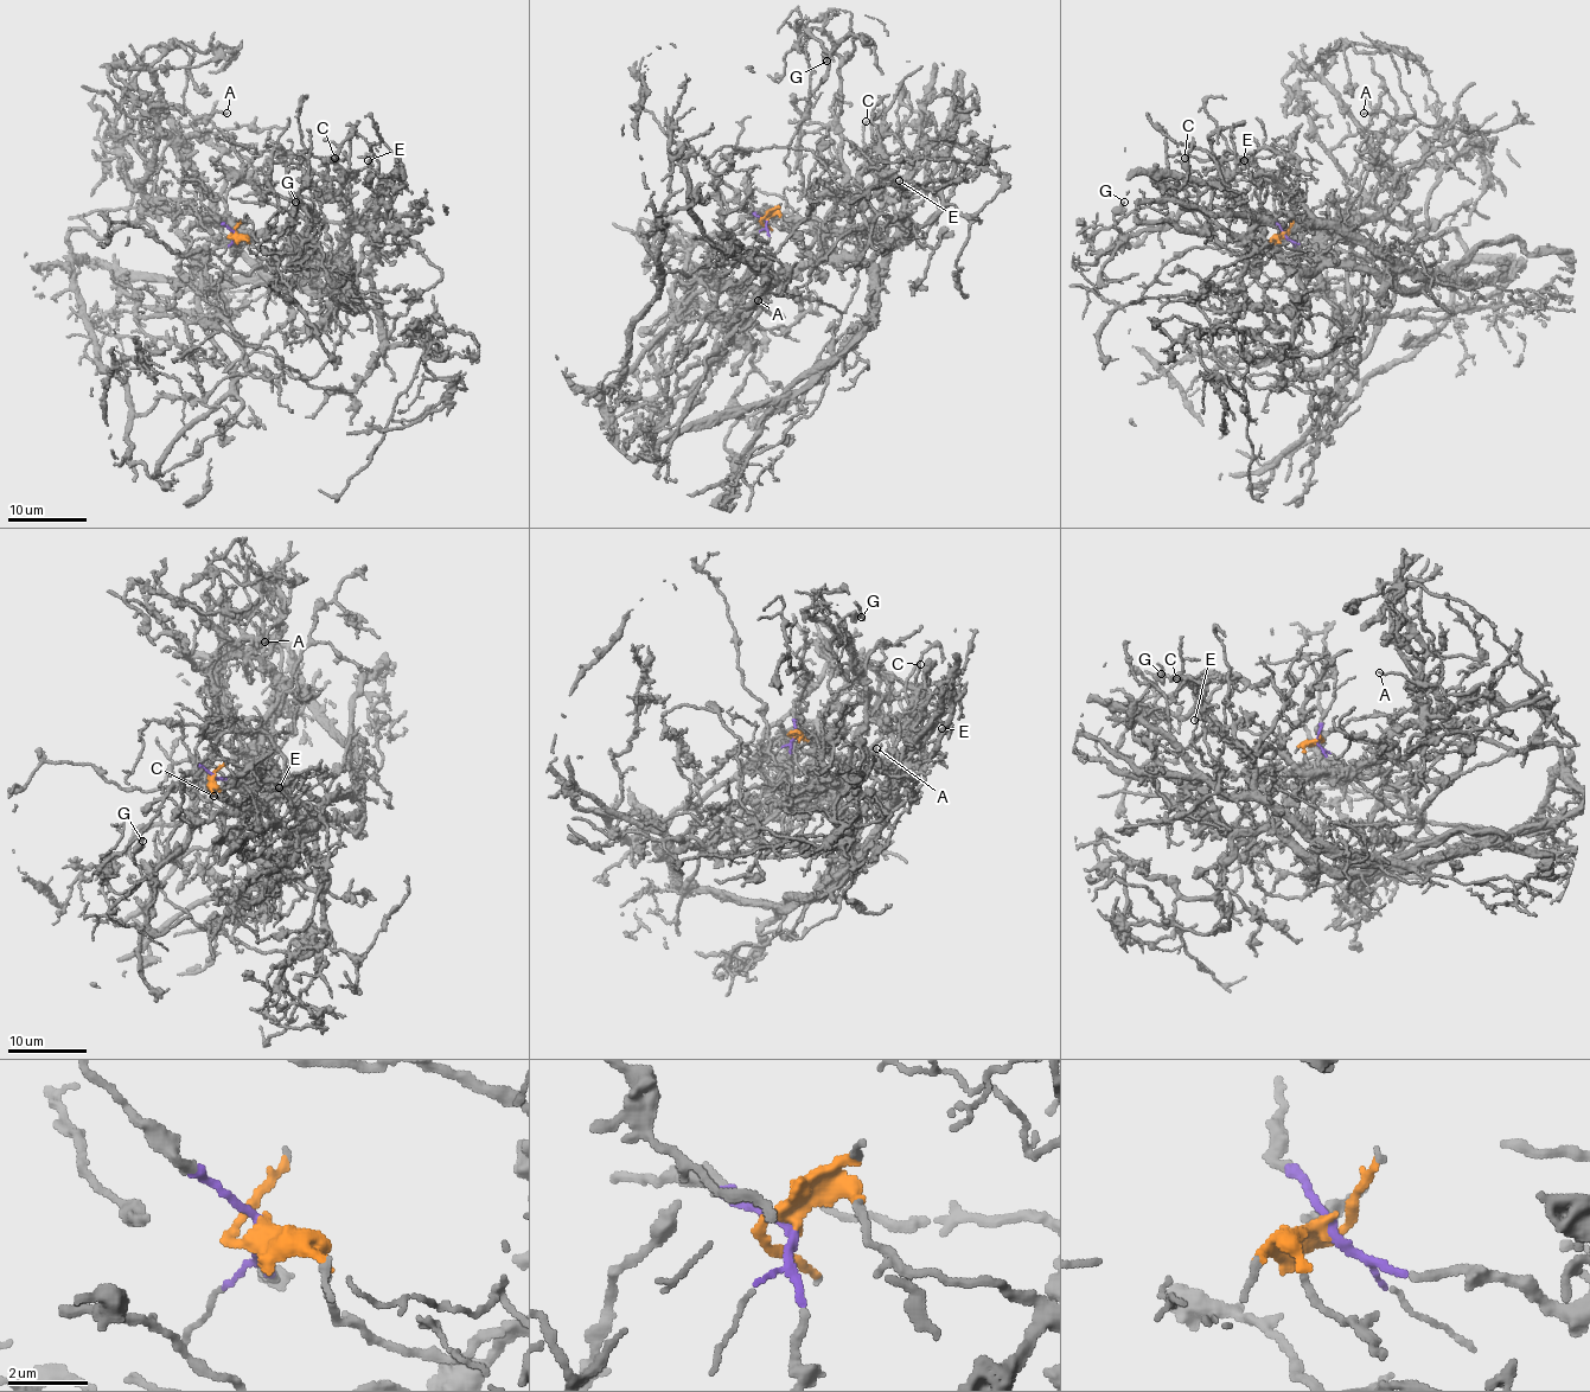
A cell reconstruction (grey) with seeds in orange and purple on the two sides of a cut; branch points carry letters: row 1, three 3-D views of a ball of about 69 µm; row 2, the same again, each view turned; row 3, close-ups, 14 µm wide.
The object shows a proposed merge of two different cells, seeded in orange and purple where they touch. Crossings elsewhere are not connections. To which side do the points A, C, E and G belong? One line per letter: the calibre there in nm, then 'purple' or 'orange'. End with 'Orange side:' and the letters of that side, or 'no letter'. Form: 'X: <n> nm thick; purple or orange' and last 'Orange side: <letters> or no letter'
A: 100 nm thick; purple
C: 150 nm thick; orange
E: 130 nm thick; orange
G: 280 nm thick; orange
Orange side: C, E, G

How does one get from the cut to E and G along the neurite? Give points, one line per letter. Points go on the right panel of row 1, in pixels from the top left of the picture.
E: (1283, 235), (1281, 248), (1295, 260), (1319, 247), (1316, 268), (1296, 269), (1265, 238), (1265, 211), (1244, 160)
G: (1283, 235), (1279, 247), (1295, 260), (1314, 236), (1307, 221), (1188, 208), (1172, 224), (1118, 238), (1124, 202)

